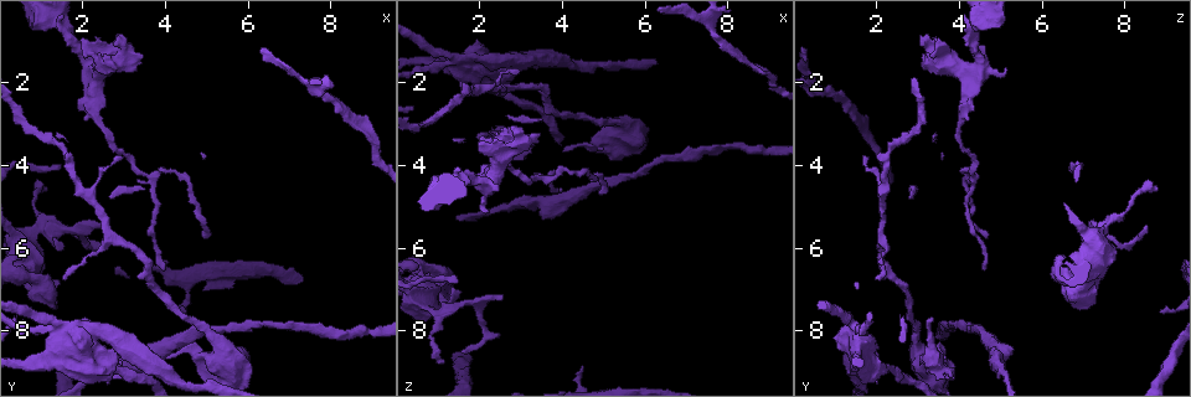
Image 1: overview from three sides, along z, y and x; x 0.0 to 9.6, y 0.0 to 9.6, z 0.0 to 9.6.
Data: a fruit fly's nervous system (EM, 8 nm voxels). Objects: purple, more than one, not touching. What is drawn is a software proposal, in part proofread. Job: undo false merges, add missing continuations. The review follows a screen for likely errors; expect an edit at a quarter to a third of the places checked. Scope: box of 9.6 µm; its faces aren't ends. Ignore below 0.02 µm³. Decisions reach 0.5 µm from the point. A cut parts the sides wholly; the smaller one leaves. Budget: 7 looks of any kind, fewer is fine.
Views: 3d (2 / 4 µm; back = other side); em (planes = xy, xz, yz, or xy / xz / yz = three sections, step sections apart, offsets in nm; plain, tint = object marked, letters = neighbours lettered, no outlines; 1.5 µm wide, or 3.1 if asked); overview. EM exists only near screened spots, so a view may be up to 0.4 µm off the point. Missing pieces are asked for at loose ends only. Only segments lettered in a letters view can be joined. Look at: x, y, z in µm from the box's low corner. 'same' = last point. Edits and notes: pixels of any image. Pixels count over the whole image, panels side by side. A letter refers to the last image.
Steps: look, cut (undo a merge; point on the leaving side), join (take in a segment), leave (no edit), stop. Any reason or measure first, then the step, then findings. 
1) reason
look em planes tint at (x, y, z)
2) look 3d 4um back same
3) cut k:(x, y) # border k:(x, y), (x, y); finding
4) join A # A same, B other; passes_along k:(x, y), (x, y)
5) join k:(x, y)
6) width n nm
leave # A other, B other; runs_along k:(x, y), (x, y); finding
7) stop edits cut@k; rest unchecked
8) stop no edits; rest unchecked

sudden change in width
look 3d 4um at (1.25, 8.10, 1.55)

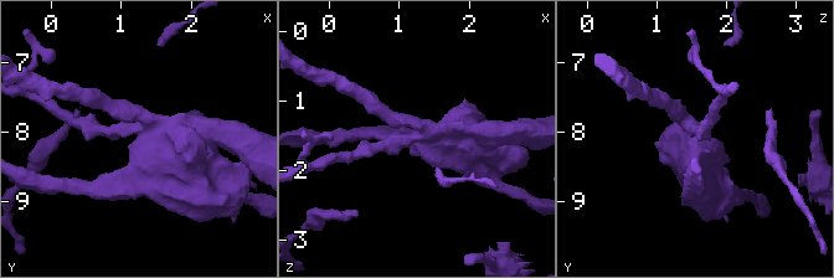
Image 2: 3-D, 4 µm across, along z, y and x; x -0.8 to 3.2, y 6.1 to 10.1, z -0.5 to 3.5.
arm_widths 190, 650 nm
look em planes letters at (1.30, 8.15, 1.55)

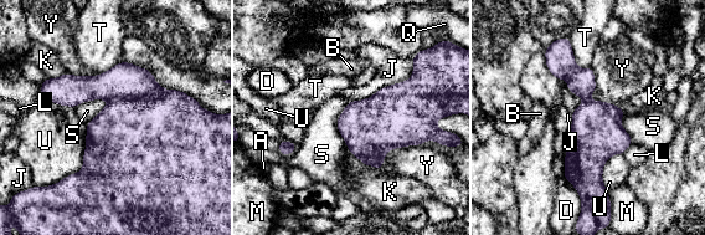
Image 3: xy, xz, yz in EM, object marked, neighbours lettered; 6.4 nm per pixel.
longest_contact J 500 nm
cut 3:(124, 80) # A other, B other, D other, J other, K other, L other, M other, Q other, S other, T other, U other, Y other; border 3:(166, 91), (153, 97), (108, 101); a second cell is stuck on

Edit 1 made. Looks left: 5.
look overview

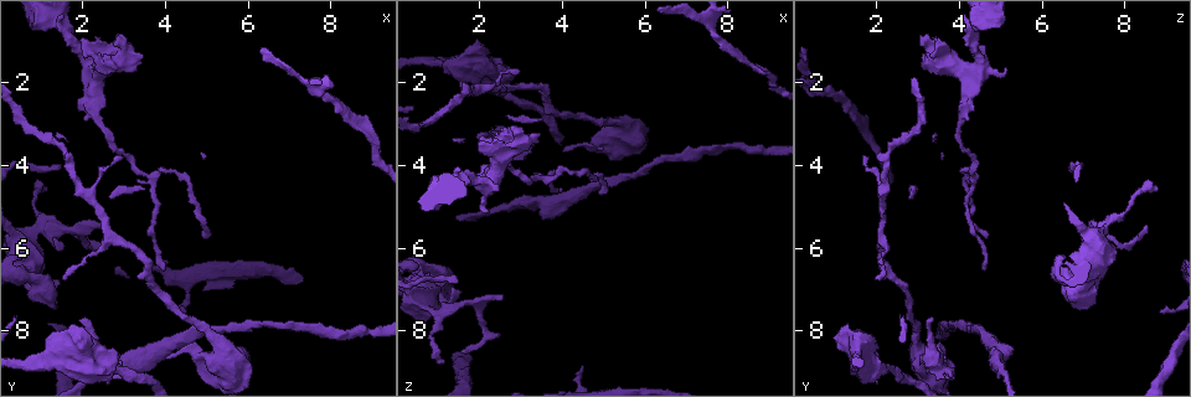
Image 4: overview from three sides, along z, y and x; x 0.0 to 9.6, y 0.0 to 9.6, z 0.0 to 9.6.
look em planes letters at (2.55, 5.30, 7.20)

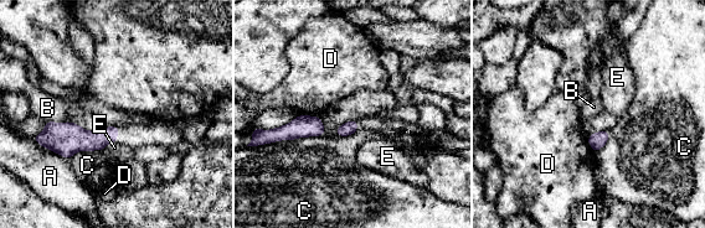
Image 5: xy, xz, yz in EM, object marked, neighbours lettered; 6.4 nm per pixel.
leave # A other, B other, C other, D other, E other; border 5:(116, 143), (108, 143), (101, 150); no lettered segment goes on from it

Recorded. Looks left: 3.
arms part here
look em 3.1um planes tint at (0.90, 5.60, 7.55)

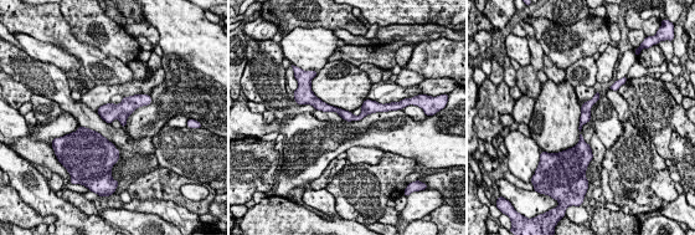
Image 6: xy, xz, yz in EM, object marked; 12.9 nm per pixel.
see the neighbours
look em 3.1um planes letters same

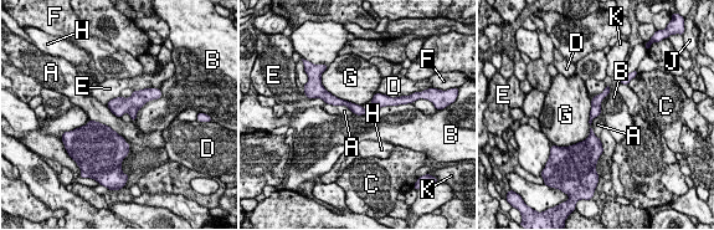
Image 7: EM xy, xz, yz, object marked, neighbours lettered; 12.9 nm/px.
leave # A other, B other, C other, D other, E other, F other, G other, H other, J other, K other; runs_along 7:(325, 97), (361, 111), (391, 102); one cell here

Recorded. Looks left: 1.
stop edits cut@3; rest unchecked

